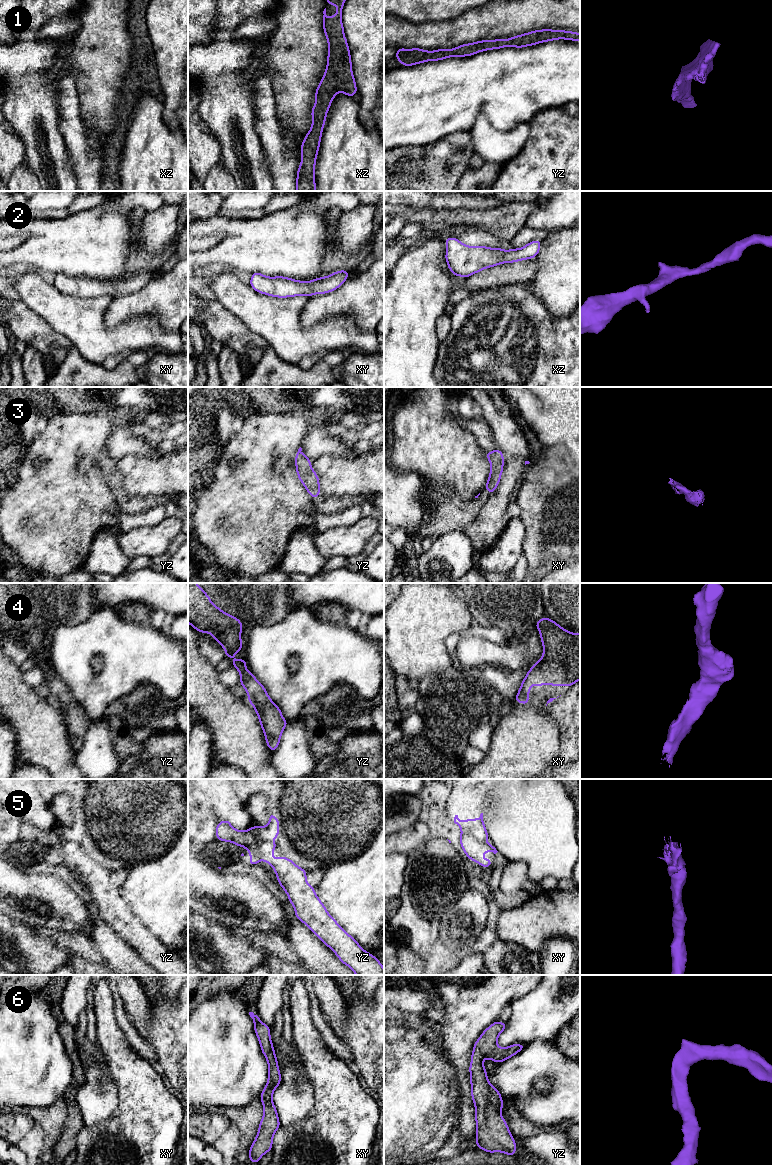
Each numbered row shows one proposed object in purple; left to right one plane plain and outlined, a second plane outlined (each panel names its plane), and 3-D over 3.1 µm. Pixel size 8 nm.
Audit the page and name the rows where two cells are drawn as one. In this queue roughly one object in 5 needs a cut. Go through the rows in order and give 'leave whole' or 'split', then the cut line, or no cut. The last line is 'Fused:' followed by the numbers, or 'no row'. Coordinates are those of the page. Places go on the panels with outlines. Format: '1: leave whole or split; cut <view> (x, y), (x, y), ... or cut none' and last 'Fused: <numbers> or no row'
1: leave whole; cut none
2: leave whole; cut none
3: leave whole; cut none
4: leave whole; cut none
5: leave whole; cut none
6: leave whole; cut none
Fused: no row

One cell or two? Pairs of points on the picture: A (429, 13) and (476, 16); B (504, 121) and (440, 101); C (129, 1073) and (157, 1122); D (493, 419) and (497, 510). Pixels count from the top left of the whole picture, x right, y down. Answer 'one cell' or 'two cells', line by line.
A: two cells
B: one cell
C: one cell
D: one cell

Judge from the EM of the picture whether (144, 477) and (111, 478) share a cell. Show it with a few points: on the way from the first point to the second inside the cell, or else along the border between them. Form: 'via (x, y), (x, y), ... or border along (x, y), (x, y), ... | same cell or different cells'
border along (114, 460), (124, 491), (129, 496), (138, 496) | different cells

